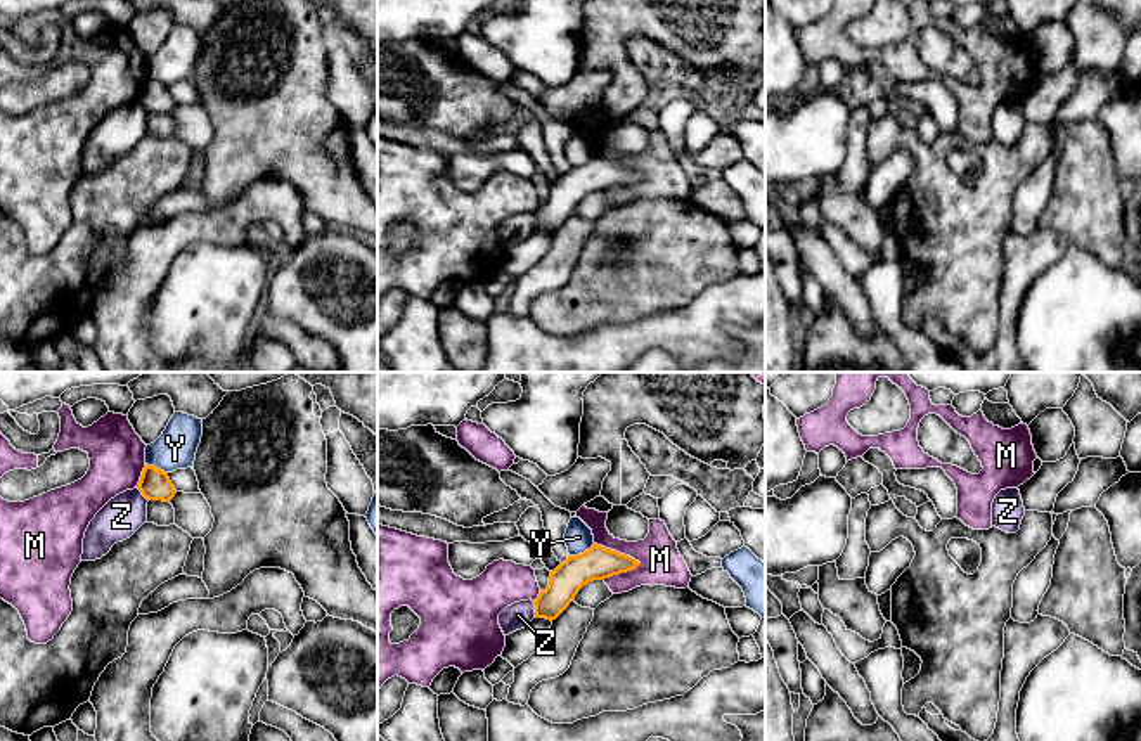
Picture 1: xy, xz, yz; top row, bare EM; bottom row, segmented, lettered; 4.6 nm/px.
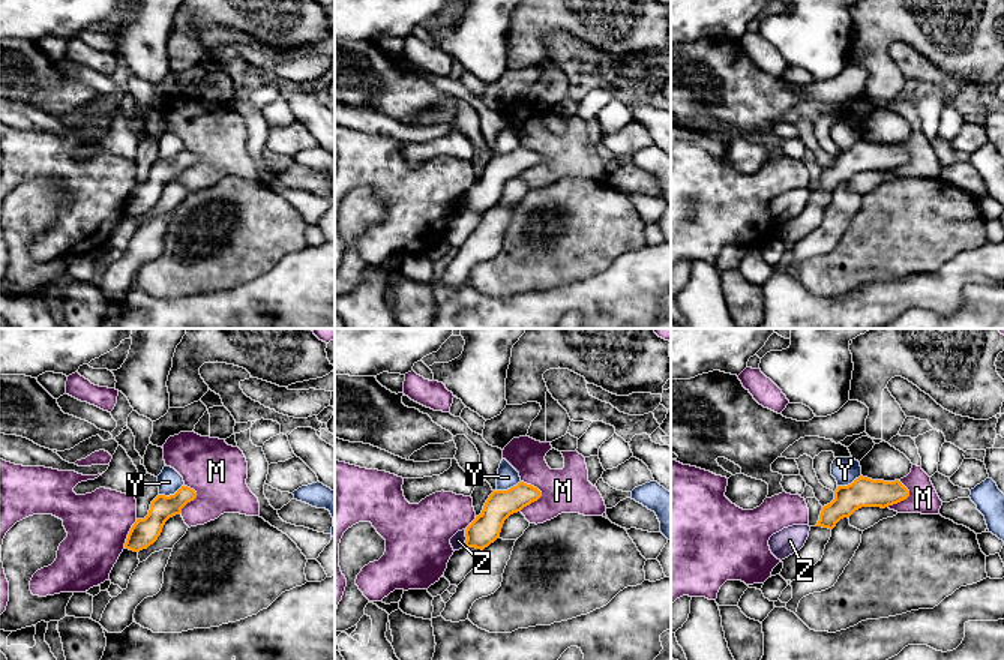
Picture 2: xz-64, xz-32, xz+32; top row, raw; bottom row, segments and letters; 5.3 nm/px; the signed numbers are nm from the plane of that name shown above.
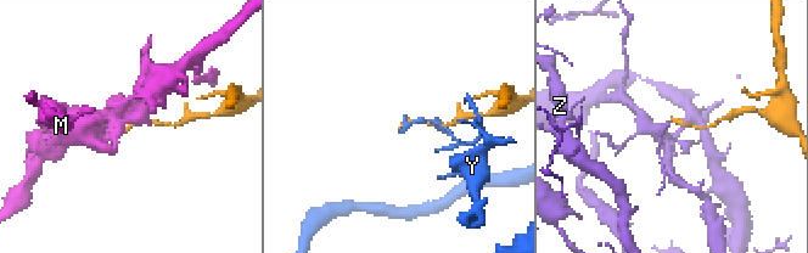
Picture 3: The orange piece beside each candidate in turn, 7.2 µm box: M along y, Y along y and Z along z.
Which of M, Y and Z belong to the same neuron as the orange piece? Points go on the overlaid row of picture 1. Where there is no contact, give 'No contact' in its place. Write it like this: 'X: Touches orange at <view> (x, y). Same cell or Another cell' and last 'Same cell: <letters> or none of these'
M: Touches orange at xz (618, 553). Another cell
Y: Touches orange at xz (584, 553). Another cell
Z: Touches orange at xz (535, 610). Another cell
Same cell: none of these

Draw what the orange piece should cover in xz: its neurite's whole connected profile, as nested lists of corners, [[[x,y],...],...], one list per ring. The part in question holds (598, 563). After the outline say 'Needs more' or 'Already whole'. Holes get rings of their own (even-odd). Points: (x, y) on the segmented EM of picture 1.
[[[597,544],[583,554],[568,556],[566,561],[551,571],[547,589],[540,590],[533,601],[535,618],[556,620],[575,601],[583,585],[632,571],[639,564],[634,557]]]. Already whole

